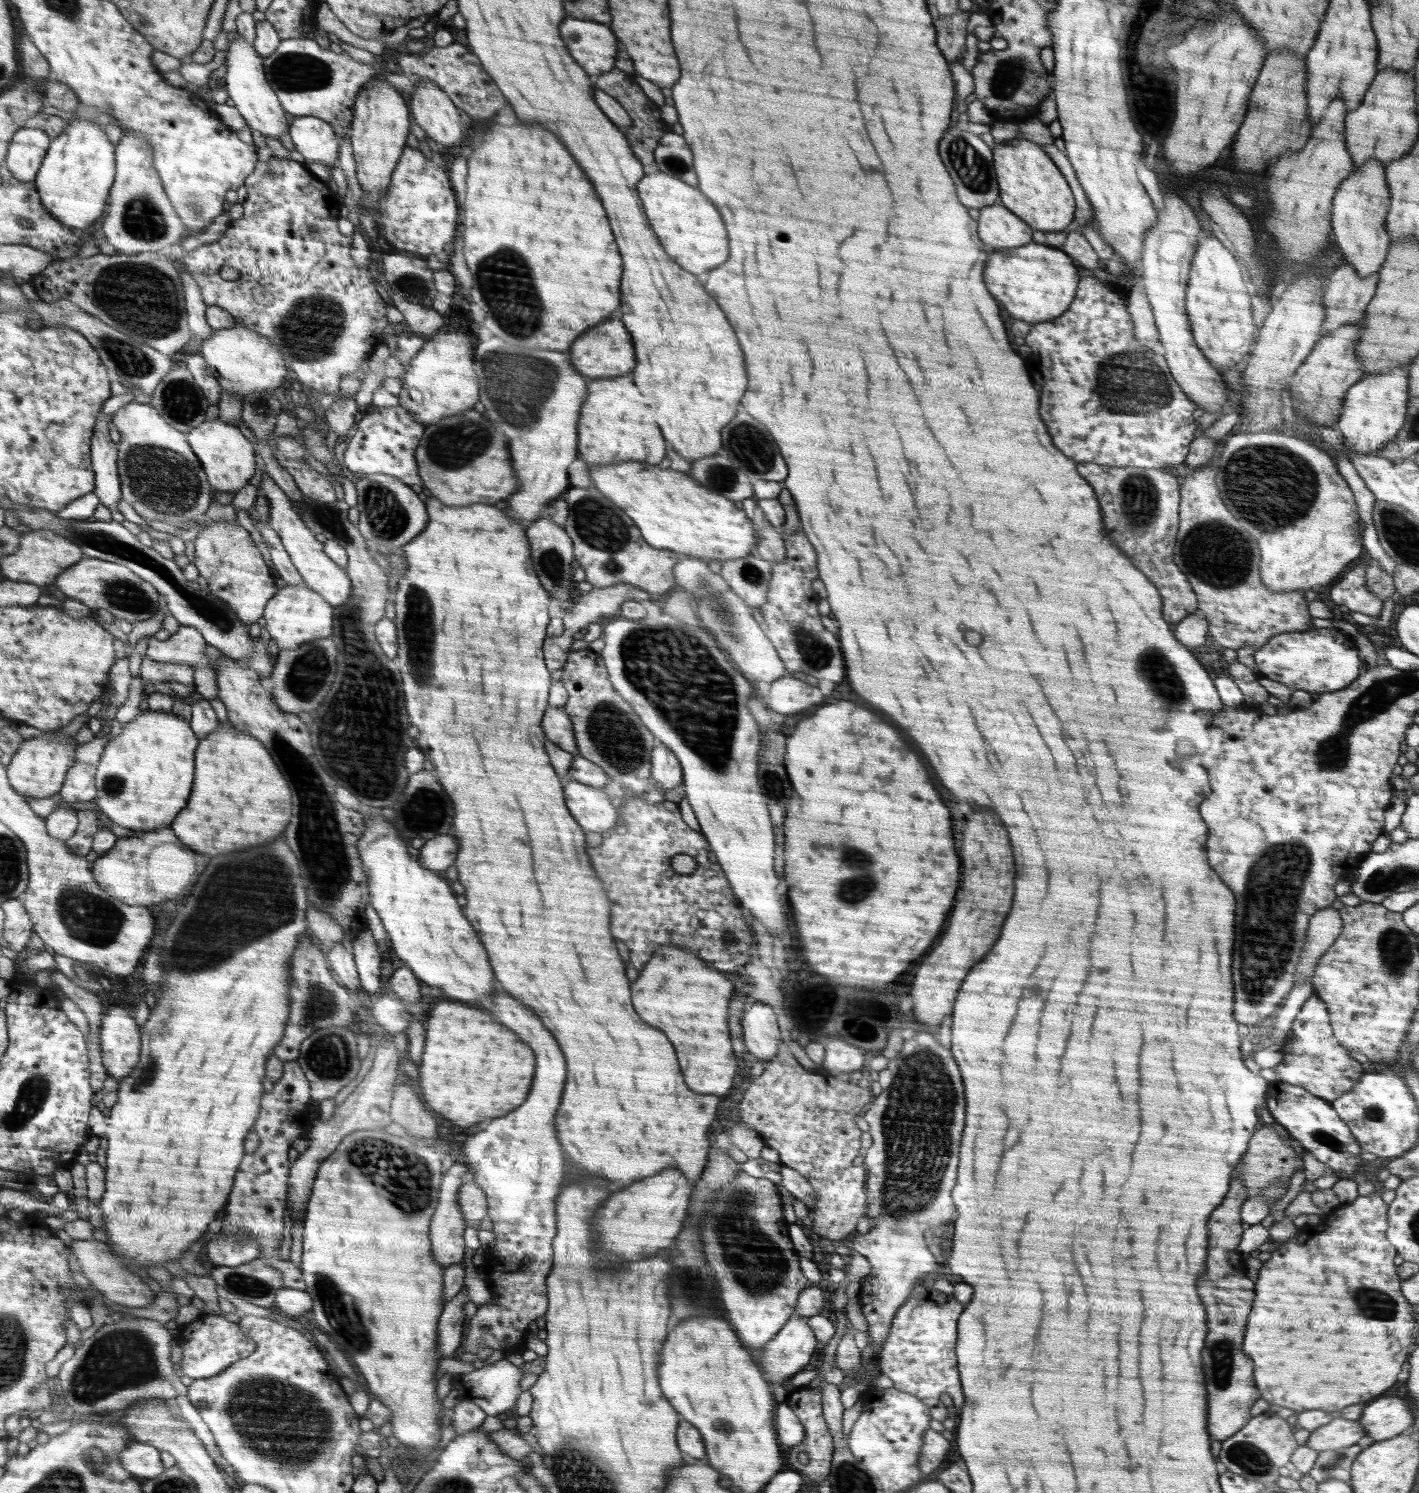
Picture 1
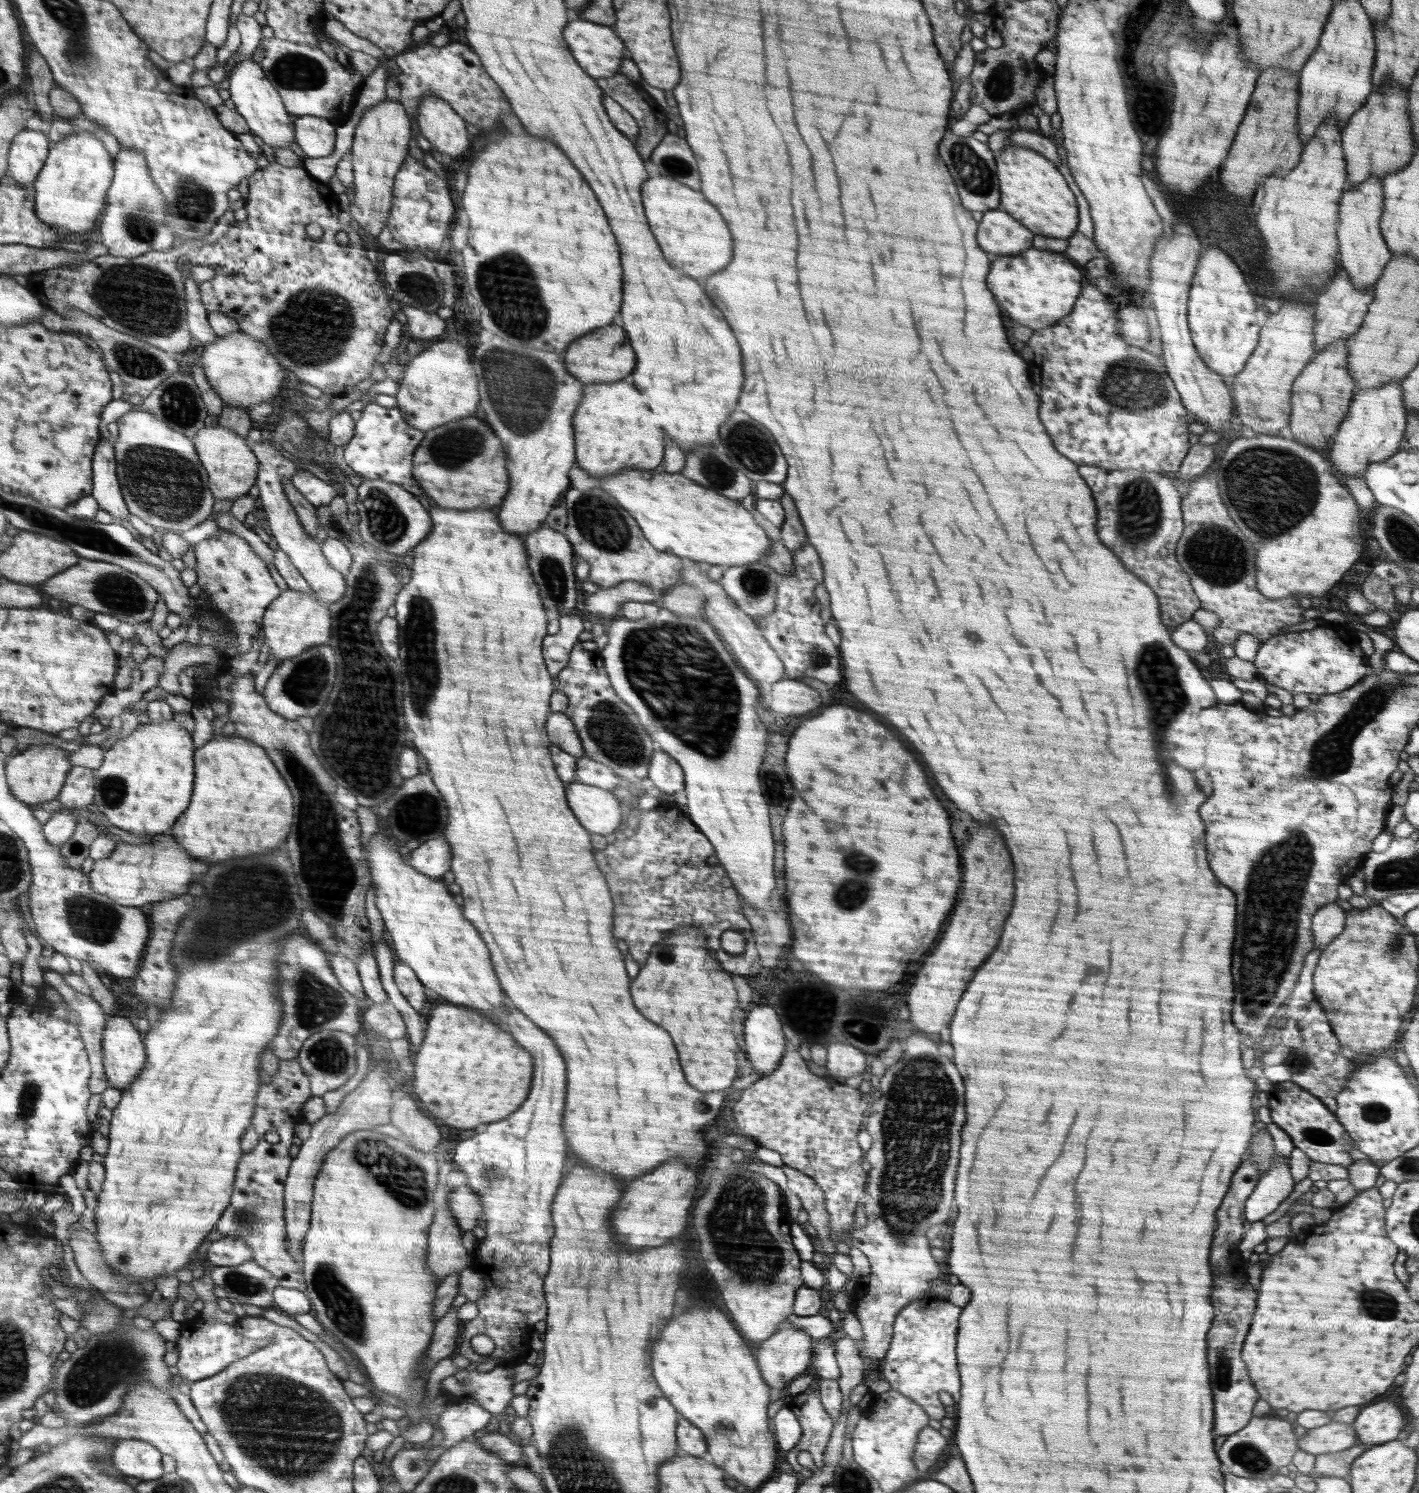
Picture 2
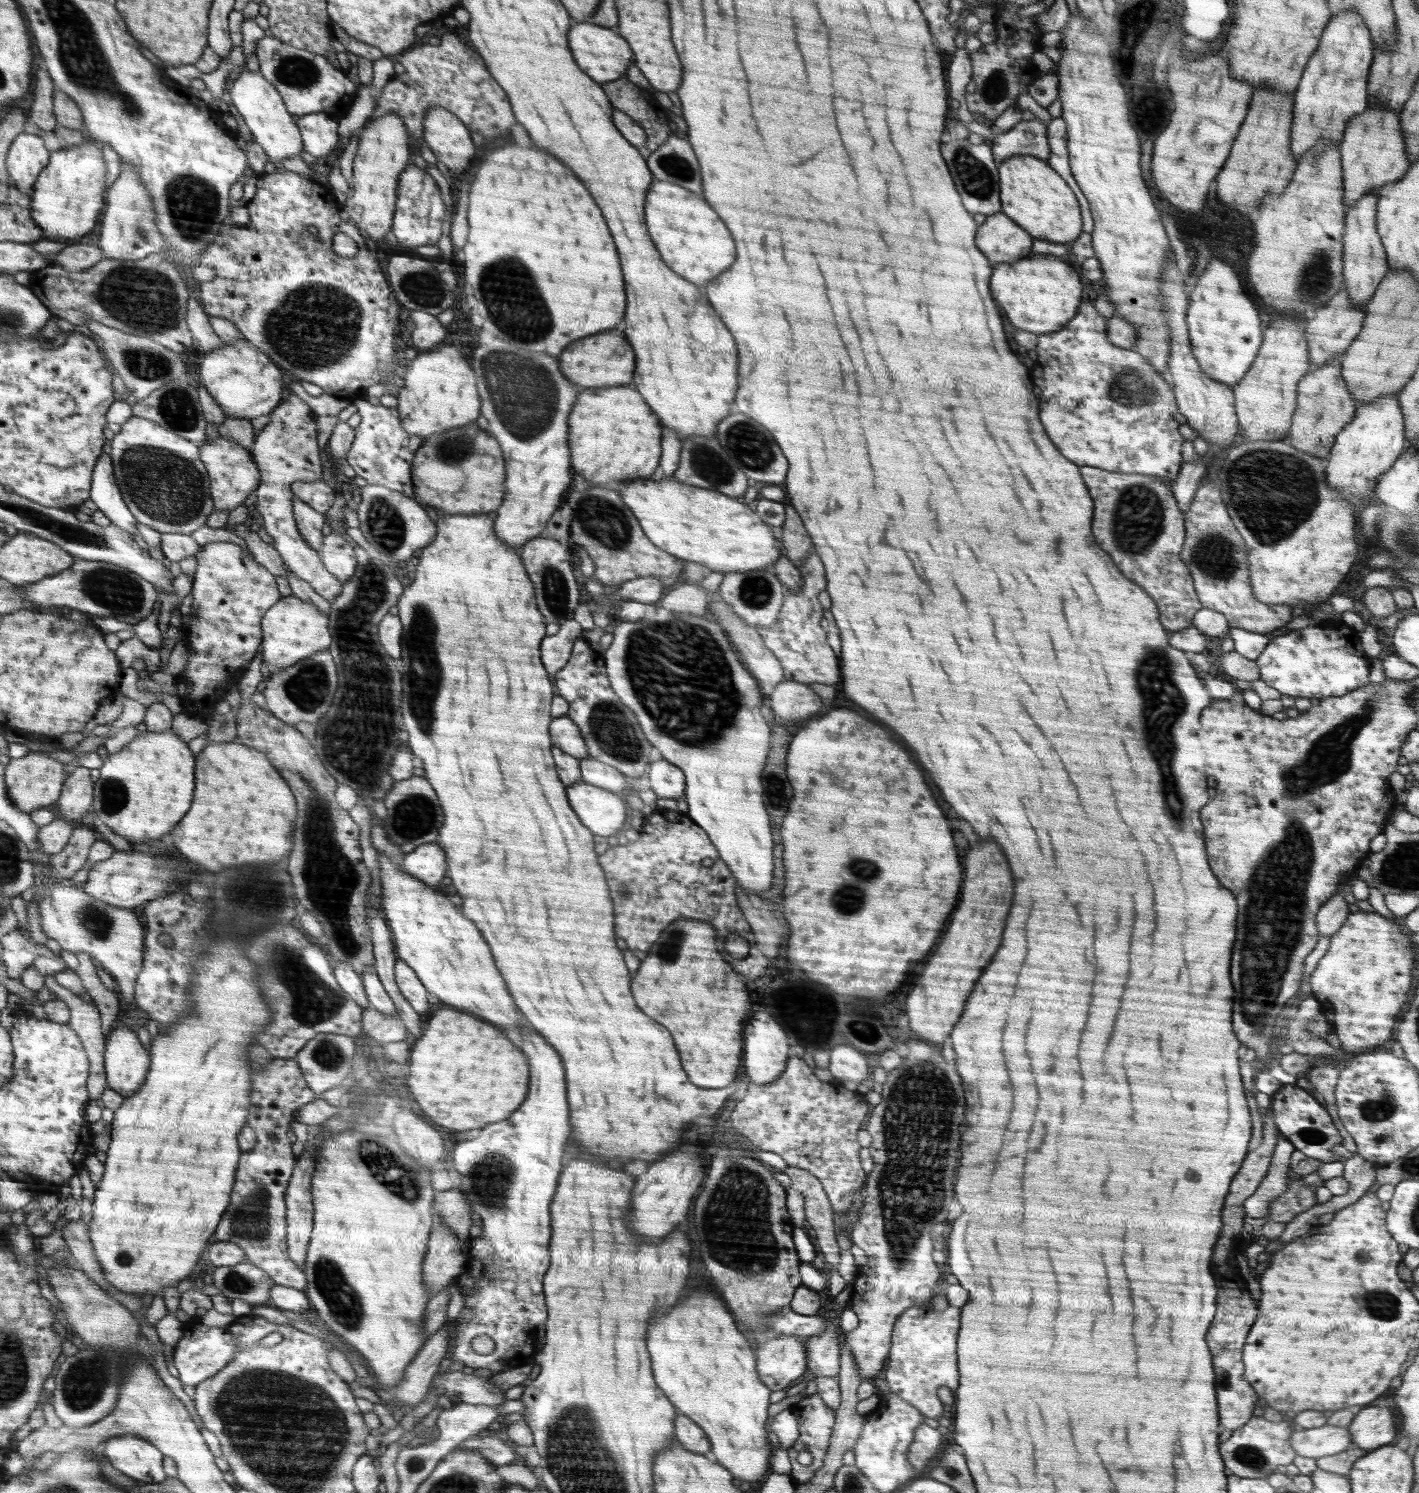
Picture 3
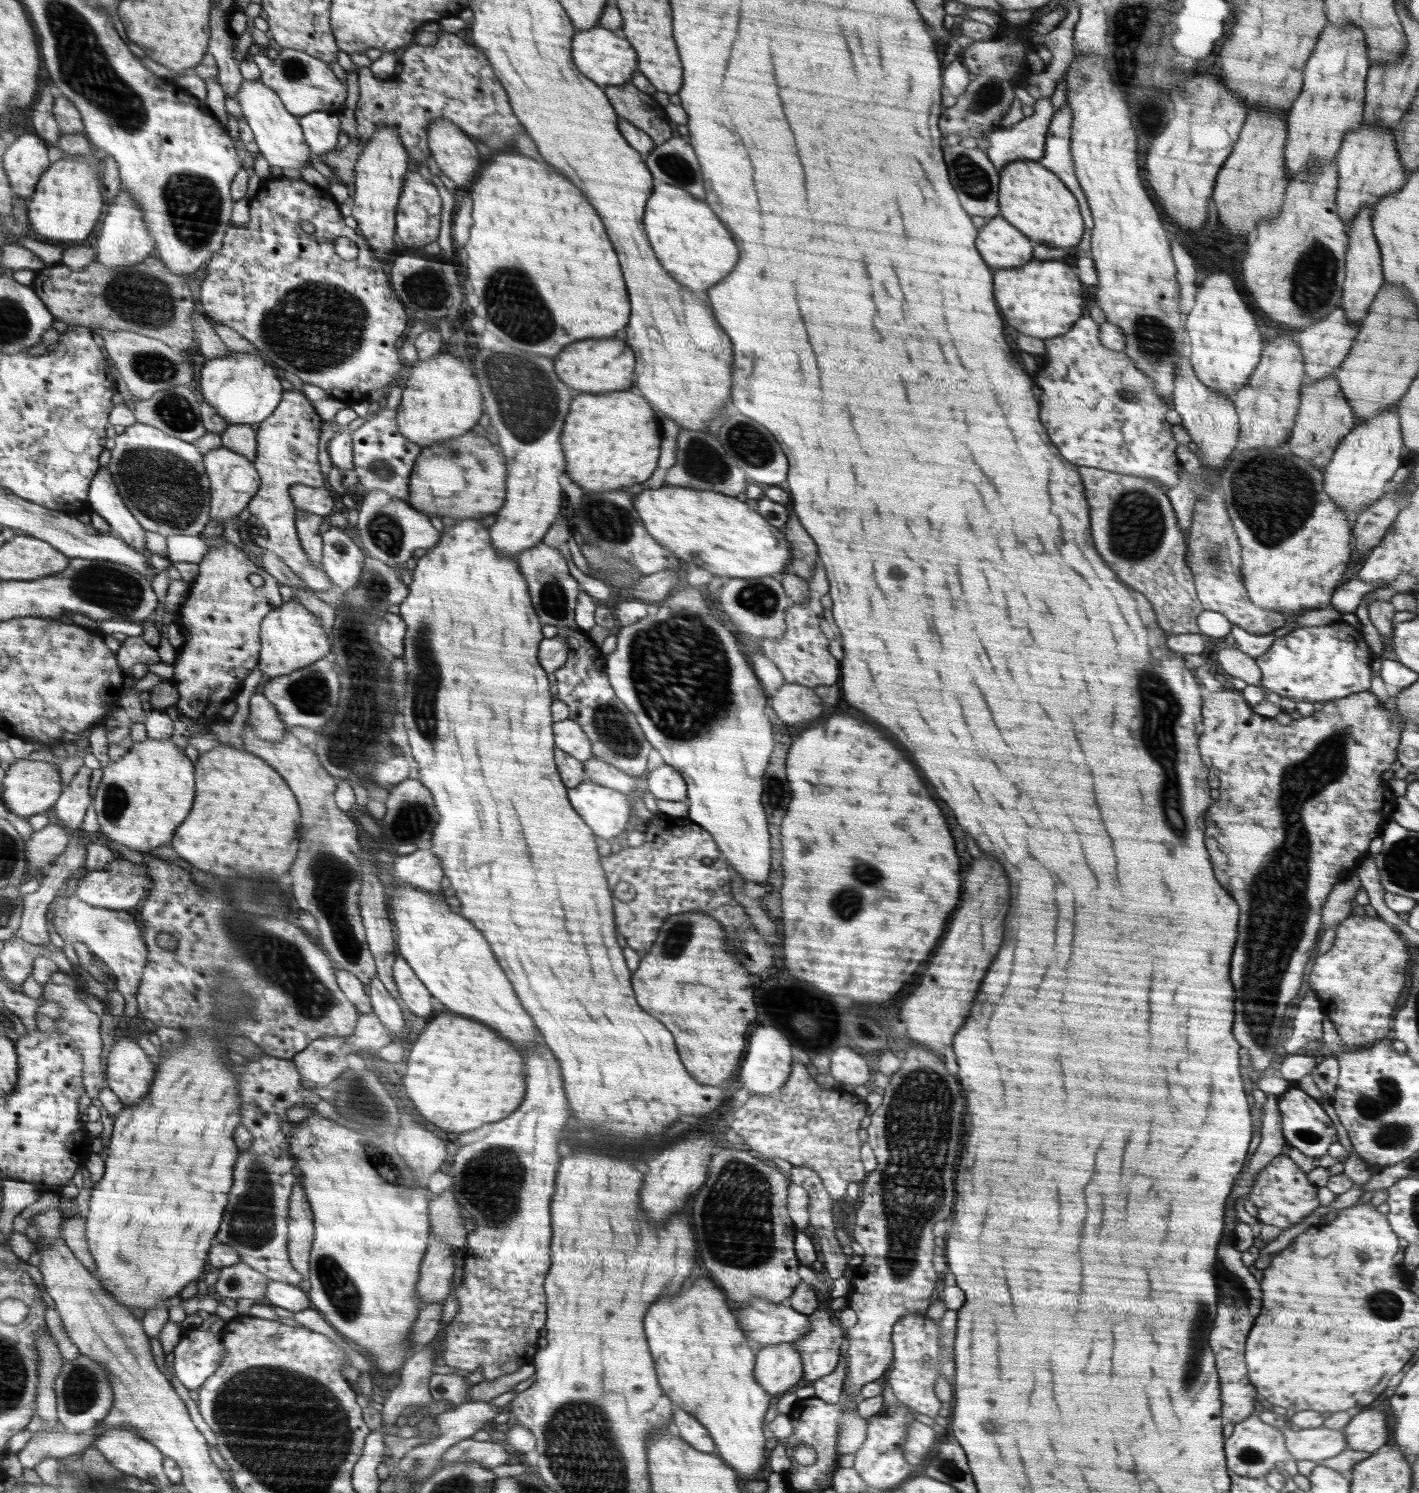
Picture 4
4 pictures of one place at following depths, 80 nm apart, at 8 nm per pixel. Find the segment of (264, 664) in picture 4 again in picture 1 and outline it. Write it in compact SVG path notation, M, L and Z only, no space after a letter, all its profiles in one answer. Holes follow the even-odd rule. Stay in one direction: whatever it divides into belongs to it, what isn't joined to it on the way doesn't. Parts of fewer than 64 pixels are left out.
M305 584L287 585L268 601L267 609L264 610L264 620L265 628L271 639L278 644L278 648L296 650L304 642L331 636L334 630L335 607L322 594Z

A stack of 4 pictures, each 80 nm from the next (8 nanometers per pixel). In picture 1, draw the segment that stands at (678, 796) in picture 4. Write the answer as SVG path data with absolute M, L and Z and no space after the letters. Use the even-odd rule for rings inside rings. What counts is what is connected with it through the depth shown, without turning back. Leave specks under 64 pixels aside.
M659 740L652 753L652 779L664 791L674 789L683 783L683 767L677 755Z

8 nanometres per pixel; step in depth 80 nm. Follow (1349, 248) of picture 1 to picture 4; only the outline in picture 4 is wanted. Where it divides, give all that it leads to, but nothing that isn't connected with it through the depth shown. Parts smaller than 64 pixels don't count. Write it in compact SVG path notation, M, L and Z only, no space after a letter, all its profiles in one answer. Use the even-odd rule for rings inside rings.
M1363 206L1347 230L1349 245L1346 251L1346 272L1341 302L1346 319L1354 322L1354 325L1361 325L1370 304L1374 301L1380 287L1385 284L1381 267L1380 247L1374 234L1371 218L1372 208Z

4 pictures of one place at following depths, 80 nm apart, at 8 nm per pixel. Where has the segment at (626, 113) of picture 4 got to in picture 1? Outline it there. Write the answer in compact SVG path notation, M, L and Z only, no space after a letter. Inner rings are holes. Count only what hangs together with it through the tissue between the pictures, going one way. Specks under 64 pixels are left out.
M614 68L610 72L593 77L593 81L595 87L608 94L608 96L612 96L630 115L632 119L631 127L621 130L627 135L627 141L631 143L636 158L640 159L644 165L655 162L655 150L664 136L665 125L665 122L662 122L662 116L660 116L660 106L647 98L644 91L636 83L634 74L628 74Z

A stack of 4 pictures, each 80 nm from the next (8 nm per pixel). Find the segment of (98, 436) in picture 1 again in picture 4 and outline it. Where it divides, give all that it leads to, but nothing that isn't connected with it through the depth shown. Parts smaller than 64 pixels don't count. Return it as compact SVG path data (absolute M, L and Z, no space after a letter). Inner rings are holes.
M104 467L97 473L91 482L88 505L91 512L104 517L109 522L112 533L117 534L124 542L127 542L136 552L147 549L146 533L144 527L128 510L126 503L119 495L109 467Z

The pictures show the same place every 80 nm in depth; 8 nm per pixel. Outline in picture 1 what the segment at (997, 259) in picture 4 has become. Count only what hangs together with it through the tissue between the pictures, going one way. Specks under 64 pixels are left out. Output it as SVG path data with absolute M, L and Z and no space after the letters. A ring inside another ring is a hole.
M999 202L979 209L978 236L986 250L1016 248L1033 240L1033 229Z

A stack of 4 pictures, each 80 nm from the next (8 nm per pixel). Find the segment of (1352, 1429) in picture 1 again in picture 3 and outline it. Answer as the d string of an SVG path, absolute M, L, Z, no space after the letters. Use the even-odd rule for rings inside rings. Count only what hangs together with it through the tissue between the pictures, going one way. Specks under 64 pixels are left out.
M1328 1424L1320 1428L1294 1430L1289 1442L1296 1455L1315 1459L1342 1452L1353 1446L1347 1427Z

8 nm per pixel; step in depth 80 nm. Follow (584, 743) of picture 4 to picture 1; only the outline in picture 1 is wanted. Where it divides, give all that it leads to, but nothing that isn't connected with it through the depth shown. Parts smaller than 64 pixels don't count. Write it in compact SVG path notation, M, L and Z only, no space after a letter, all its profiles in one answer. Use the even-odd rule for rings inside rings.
M548 707L548 714L544 714L544 730L548 730L550 742L558 742L558 745L564 750L571 751L575 756L579 755L578 743L575 741L574 724L563 707Z

